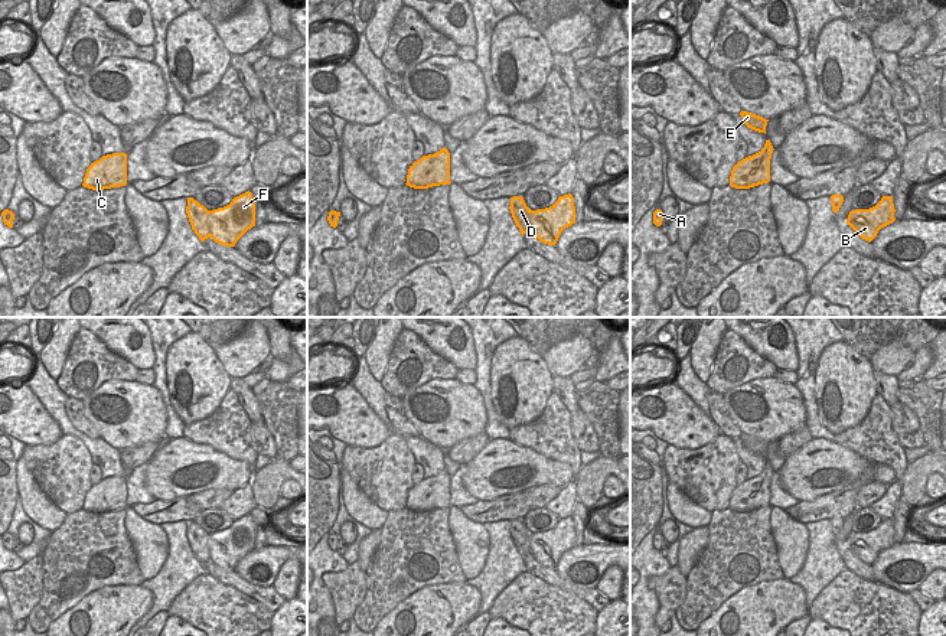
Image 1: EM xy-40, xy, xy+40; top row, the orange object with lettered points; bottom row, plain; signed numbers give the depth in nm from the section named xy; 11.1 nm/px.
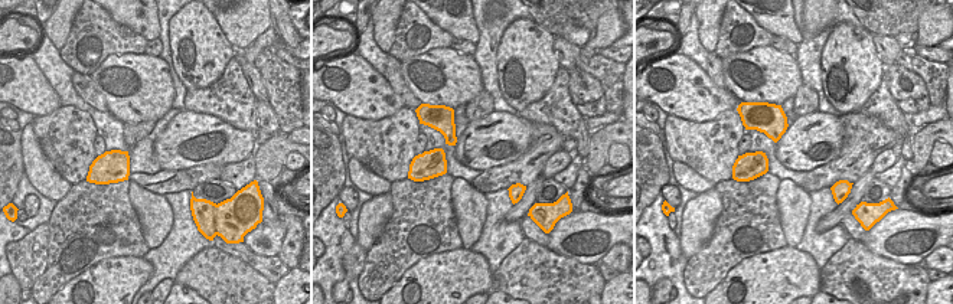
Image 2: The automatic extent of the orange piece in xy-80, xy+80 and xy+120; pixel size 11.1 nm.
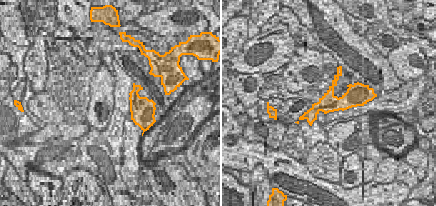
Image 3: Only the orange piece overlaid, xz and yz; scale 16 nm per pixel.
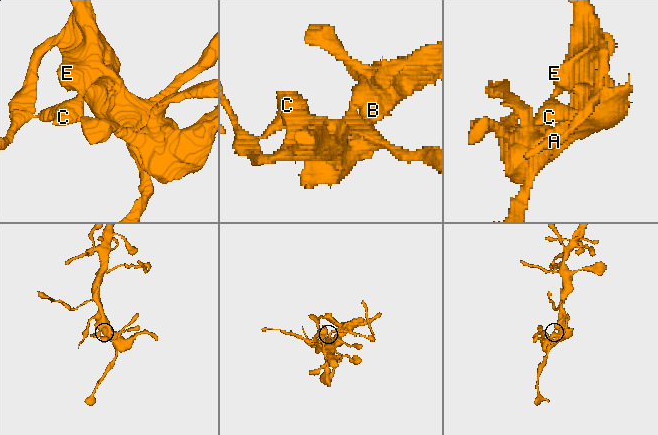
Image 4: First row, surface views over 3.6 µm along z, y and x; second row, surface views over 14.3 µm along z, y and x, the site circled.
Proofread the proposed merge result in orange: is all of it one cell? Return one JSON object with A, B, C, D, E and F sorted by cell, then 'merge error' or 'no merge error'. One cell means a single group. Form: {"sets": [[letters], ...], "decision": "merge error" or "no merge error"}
{"sets": [["A", "B", "C", "E", "F"], ["D"]], "decision": "merge error"}

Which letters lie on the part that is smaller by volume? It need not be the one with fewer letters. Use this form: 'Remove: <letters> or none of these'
Remove: D

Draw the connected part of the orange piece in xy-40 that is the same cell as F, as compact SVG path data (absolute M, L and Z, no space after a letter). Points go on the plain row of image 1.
M249 513L209 536L211 561L221 568L235 570L252 549L255 549L255 524Z

